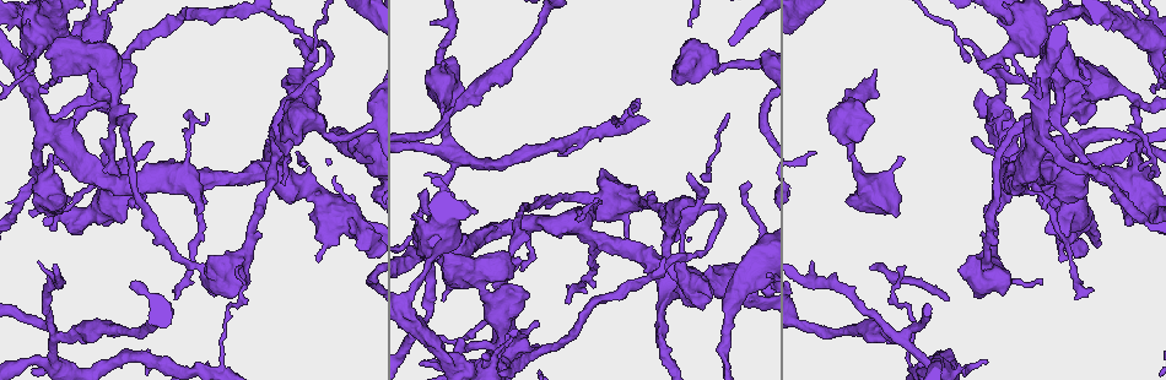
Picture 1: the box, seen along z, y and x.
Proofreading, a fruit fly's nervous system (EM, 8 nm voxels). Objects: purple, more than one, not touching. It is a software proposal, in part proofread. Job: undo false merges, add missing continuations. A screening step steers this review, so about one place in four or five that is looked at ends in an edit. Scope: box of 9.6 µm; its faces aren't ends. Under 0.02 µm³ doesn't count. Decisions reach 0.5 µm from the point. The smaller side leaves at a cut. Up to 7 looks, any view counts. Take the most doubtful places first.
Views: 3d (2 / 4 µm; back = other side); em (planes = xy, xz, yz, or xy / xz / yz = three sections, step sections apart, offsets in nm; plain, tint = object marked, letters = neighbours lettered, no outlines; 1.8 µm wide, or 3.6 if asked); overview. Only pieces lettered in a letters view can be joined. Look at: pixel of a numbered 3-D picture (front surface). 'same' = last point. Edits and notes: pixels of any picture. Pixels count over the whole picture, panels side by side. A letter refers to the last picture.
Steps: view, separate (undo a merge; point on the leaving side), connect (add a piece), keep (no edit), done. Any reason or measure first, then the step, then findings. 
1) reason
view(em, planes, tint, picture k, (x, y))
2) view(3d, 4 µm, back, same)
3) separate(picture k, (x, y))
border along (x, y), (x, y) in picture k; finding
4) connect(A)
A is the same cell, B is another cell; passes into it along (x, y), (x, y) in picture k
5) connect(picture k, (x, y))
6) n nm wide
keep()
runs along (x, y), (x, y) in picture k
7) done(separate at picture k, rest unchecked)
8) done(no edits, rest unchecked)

four arms meet
view(em, planes, letters, picture 1, (895, 334))

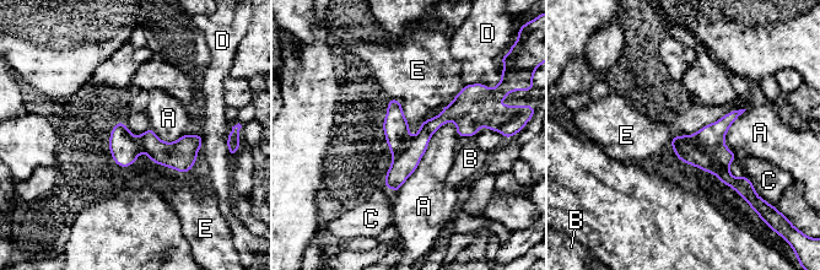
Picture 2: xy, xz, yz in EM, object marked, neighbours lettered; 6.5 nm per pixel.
separate(picture 2, (711, 138))
A, B, C, D and E are other cells; border along (688, 136), (717, 163), (727, 167) in picture 2; two neurons meet here

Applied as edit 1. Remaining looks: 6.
branch stops here
view(3d, 4 µm, back, picture 1, (441, 109))

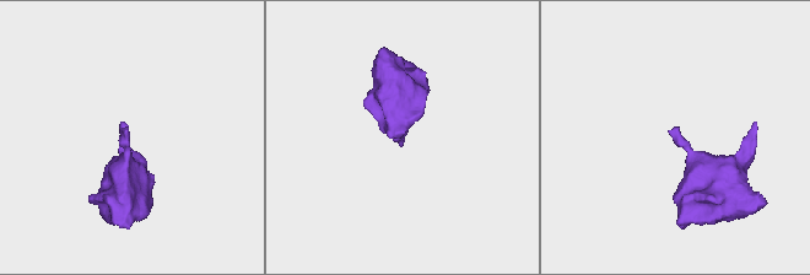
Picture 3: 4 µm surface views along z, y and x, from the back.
need the tissue
view(em, xy, step 16, tint, picture 3, (127, 127))

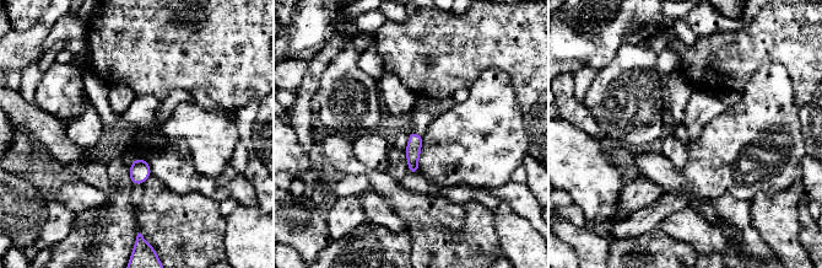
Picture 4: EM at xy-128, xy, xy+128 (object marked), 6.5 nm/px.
cut it another way
view(em, planes, letters, same)

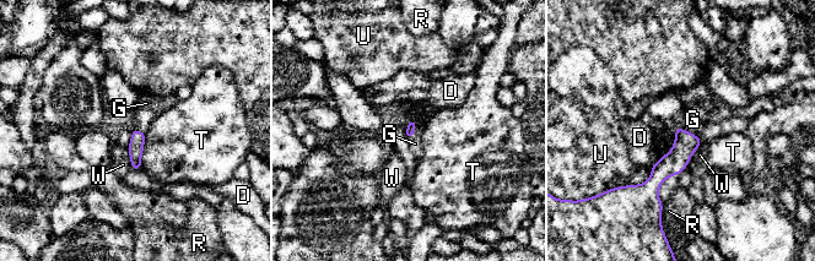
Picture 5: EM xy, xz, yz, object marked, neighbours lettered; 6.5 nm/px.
connect(G)
G is the same cell, D, R, T, U and W are other cells; passes into it along (675, 161), (684, 129), (692, 119) in picture 5; the neuron continues

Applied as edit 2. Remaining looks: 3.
sharp bend
view(3d, 4 µm, picture 1, (1108, 17))

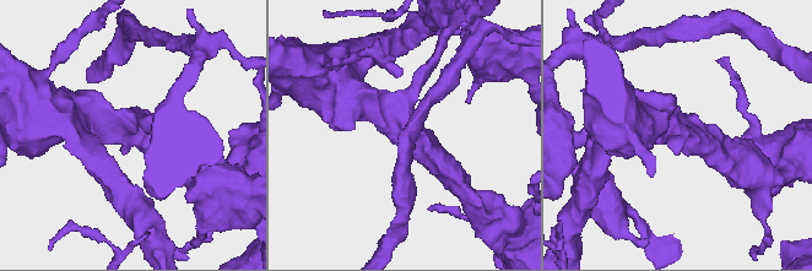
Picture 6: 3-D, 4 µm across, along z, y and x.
3 arms; arms of 180, 200, 360 nm; shape alone is not enough
view(em, xy, step 4, tint, picture 6, (674, 134))

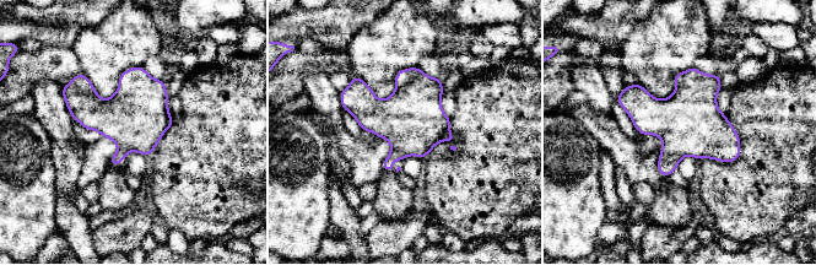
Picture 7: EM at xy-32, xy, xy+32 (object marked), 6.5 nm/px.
view(em, planes, letters, same)

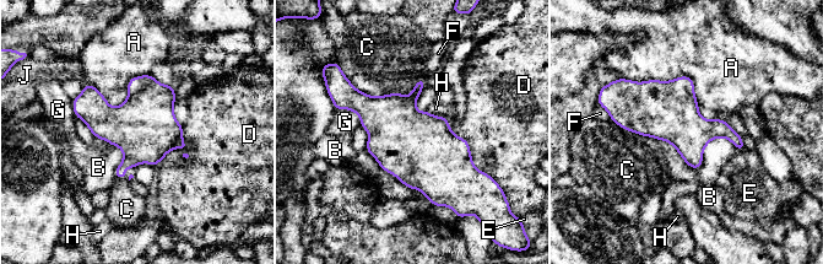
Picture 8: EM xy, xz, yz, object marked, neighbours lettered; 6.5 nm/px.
keep()
A, B, C, D, E, F, G, H and J are other cells; border along (426, 111), (444, 118) in picture 8; all the same neuron

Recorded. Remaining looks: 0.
done(separate at picture 2, connect at picture 5, rest unchecked)

